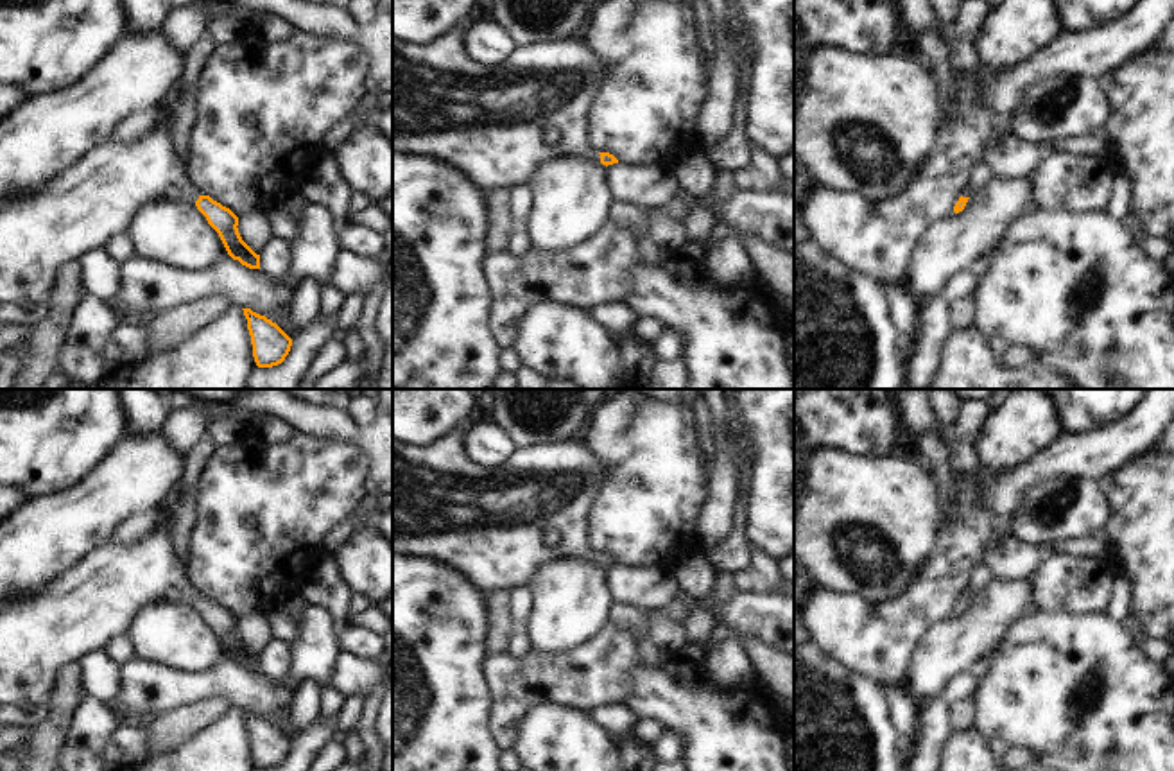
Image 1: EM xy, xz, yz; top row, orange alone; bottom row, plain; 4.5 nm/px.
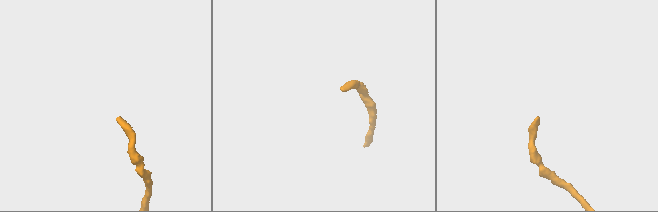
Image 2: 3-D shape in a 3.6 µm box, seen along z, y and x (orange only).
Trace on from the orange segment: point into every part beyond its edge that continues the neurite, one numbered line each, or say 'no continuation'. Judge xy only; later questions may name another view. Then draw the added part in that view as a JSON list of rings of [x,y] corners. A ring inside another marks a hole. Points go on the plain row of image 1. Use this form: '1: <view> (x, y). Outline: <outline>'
1: xy (77, 614). Outline: [[[168,516],[136,543],[109,541],[95,549],[43,590],[0,602],[0,706],[47,703],[66,667],[106,651],[113,638],[127,635],[145,608],[195,604],[199,597],[188,563],[176,550]]]

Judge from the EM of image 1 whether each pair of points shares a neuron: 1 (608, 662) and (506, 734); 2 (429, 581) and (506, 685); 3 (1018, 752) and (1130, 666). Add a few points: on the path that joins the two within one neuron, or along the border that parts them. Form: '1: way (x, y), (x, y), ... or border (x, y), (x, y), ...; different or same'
1: way (576, 678), (531, 680), (517, 693), (513, 701); same
2: border (490, 657), (486, 676), (495, 701); different
3: border (1009, 745), (1024, 745), (1031, 752); different

